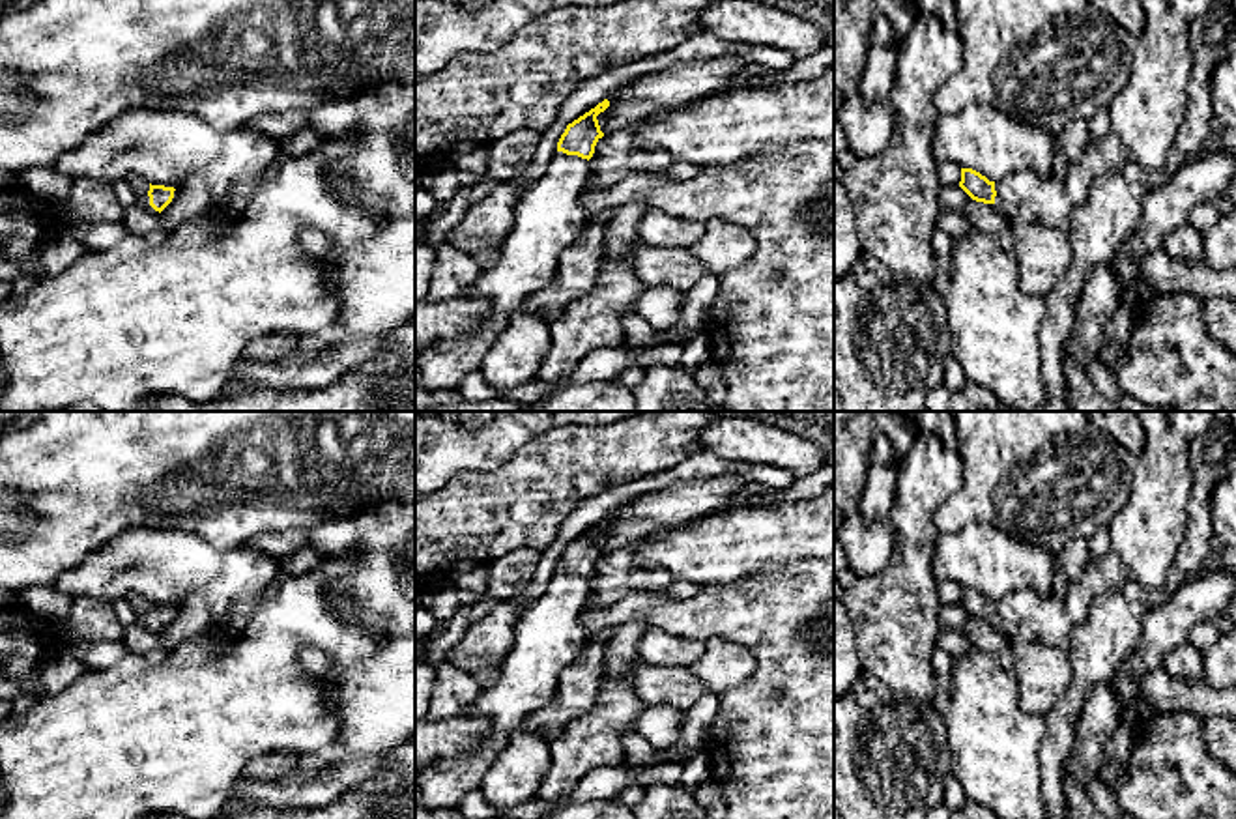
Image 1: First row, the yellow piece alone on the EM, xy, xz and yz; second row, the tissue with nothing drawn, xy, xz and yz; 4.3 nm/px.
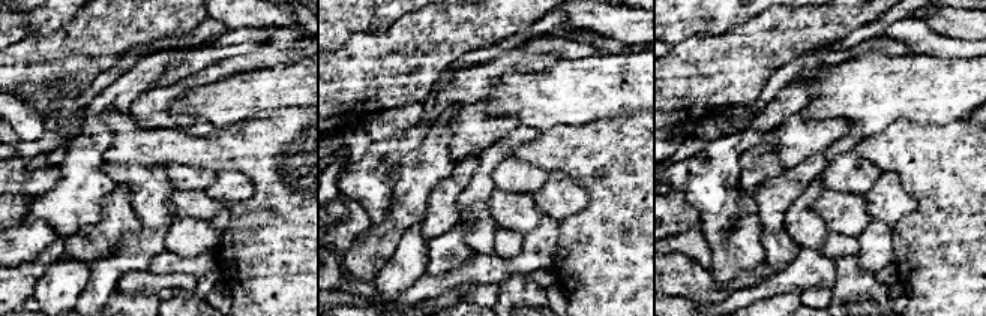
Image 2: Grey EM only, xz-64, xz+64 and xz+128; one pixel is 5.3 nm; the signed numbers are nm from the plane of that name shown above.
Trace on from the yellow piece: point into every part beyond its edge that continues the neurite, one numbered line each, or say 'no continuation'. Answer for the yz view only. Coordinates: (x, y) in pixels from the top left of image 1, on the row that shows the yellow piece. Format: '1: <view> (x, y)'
1: yz (1051, 201)

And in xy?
1: xy (141, 186)

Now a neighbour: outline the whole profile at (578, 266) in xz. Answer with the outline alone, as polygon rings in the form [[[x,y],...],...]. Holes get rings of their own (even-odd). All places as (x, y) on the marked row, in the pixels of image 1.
[[[606,209],[587,217],[580,237],[561,252],[552,284],[546,290],[535,292],[524,303],[546,325],[555,322],[568,303],[587,295],[595,288],[611,213]]]

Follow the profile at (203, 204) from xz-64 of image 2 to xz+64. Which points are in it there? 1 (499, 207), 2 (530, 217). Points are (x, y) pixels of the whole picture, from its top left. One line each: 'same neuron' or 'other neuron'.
1: same neuron
2: same neuron

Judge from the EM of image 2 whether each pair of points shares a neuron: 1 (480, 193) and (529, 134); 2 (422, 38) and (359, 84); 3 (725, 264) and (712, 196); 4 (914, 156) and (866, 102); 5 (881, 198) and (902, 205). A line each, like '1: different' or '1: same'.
1: same
2: same
3: same
4: different
5: same

